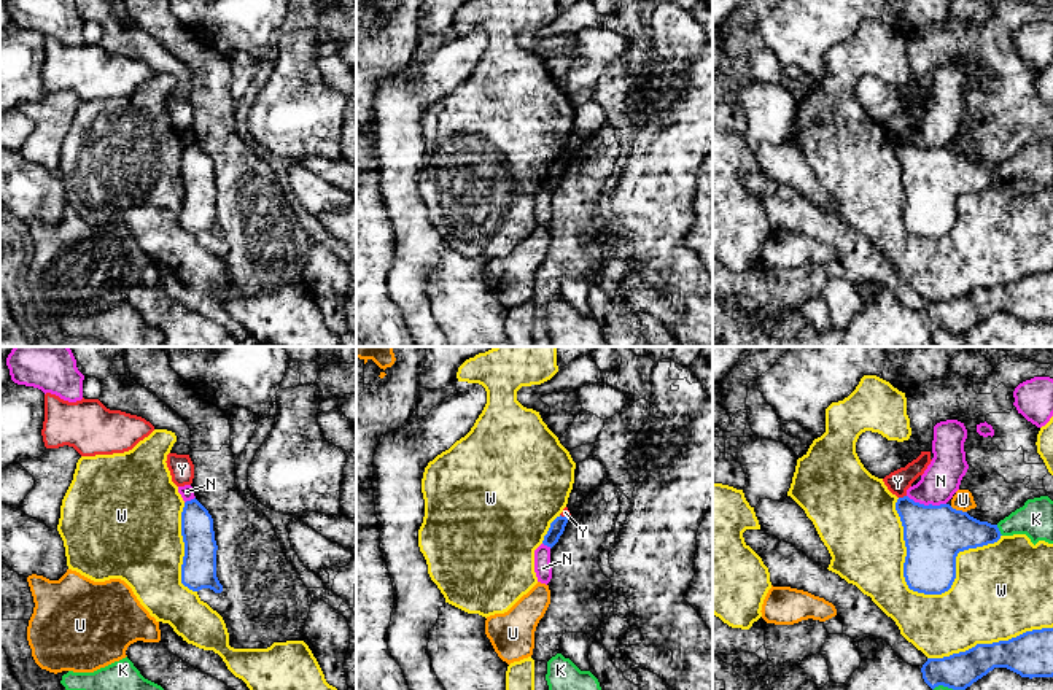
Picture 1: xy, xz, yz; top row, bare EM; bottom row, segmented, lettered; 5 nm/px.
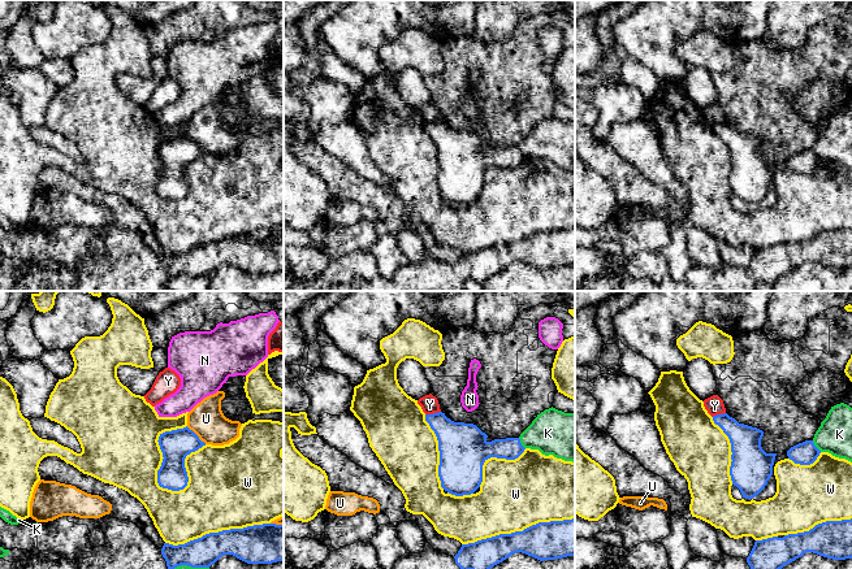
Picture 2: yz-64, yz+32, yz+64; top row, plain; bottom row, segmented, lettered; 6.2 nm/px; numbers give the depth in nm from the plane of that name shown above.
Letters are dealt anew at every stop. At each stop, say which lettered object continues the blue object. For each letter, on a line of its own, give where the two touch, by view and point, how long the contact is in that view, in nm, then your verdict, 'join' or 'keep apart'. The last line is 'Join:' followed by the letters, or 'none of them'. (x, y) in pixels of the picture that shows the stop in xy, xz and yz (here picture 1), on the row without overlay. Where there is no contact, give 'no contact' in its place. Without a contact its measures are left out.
K: yz (998, 174) | 70 nm | keep apart
N: yz (926, 150) | 200 nm | keep apart
U: yz (958, 155) | 90 nm | keep apart
W: yz (926, 237) | 550 nm | keep apart
Y: yz (904, 140) | 40 nm | keep apart
Join: none of them

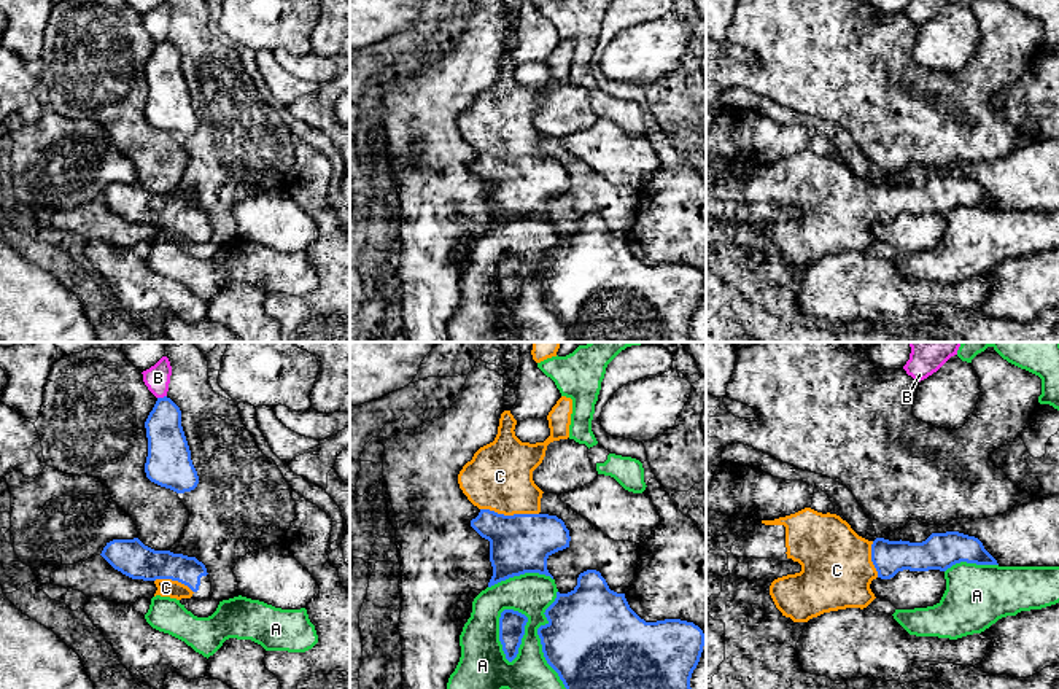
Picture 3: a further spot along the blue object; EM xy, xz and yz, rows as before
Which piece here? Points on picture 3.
A: xz (500, 279) | 280 nm | keep apart
B: xy (161, 42) | 50 nm | keep apart
C: xz (509, 159) | 300 nm | join
Join: C

